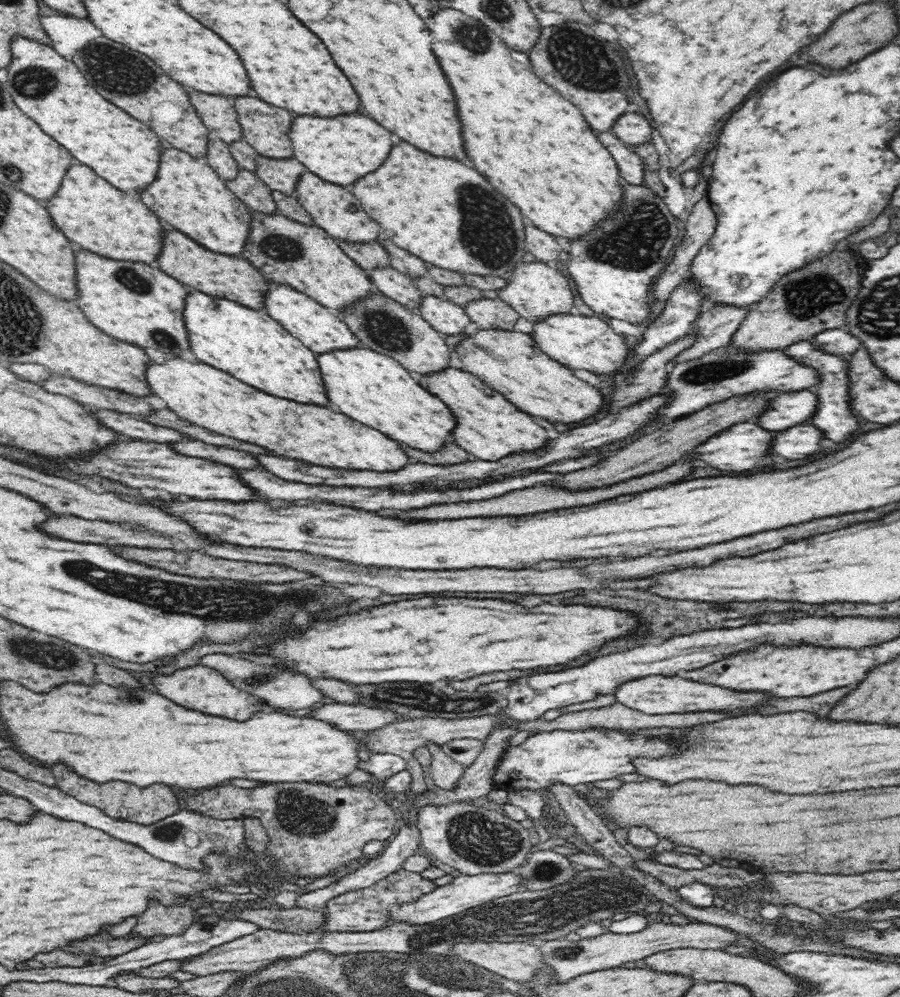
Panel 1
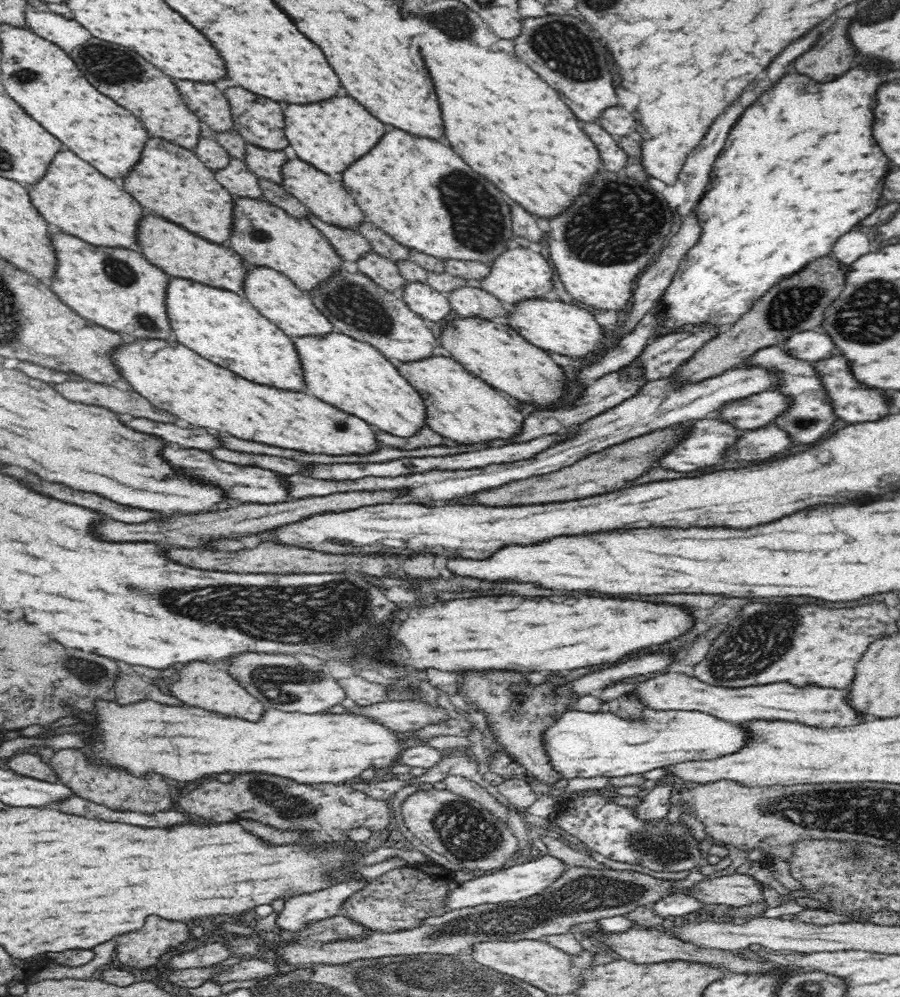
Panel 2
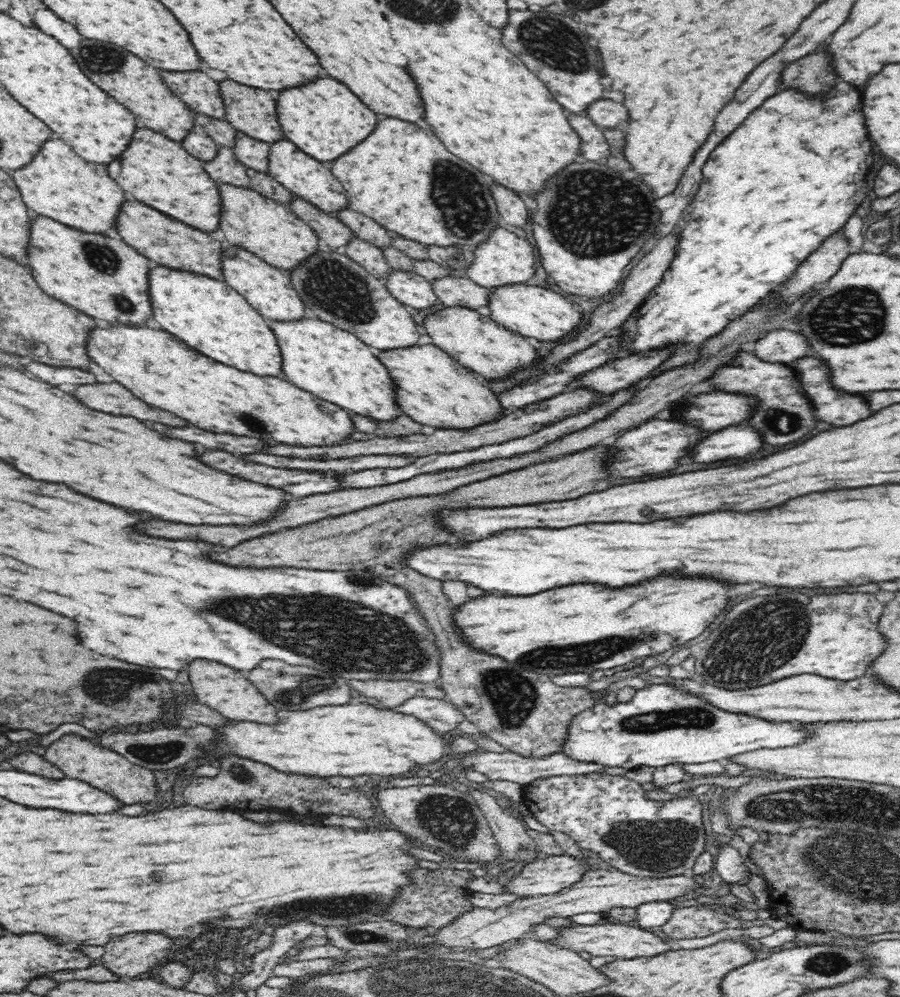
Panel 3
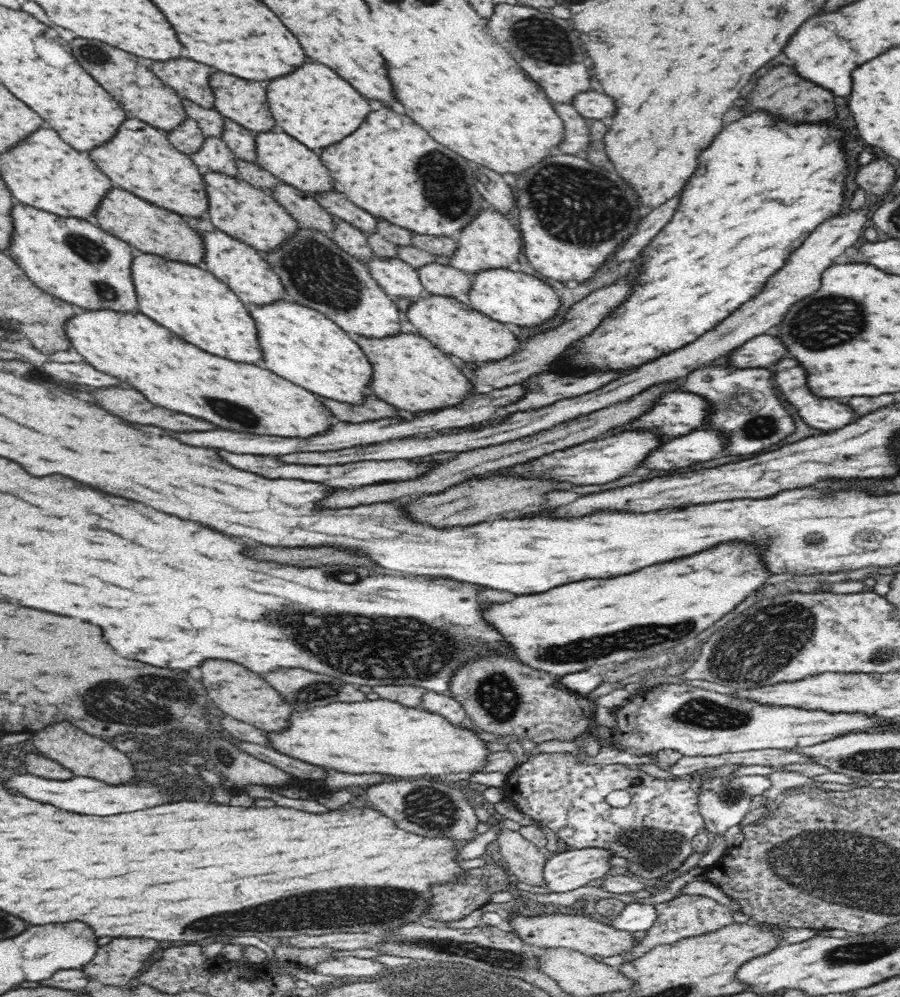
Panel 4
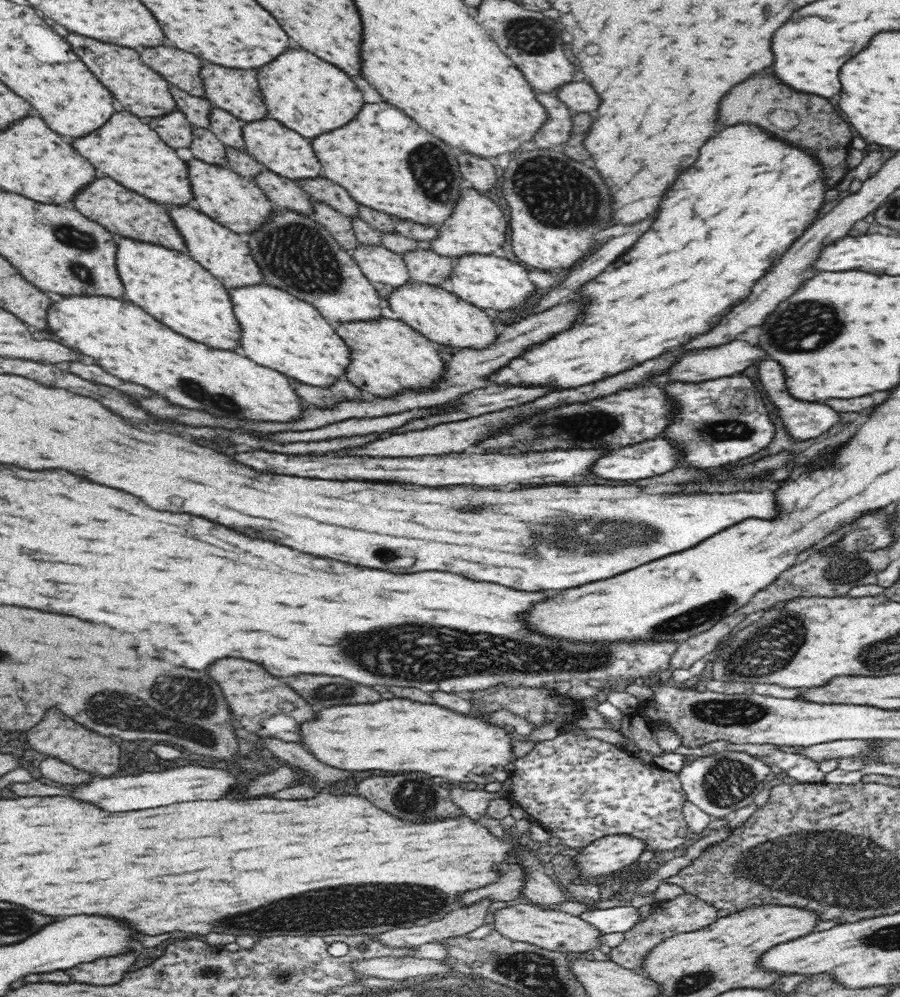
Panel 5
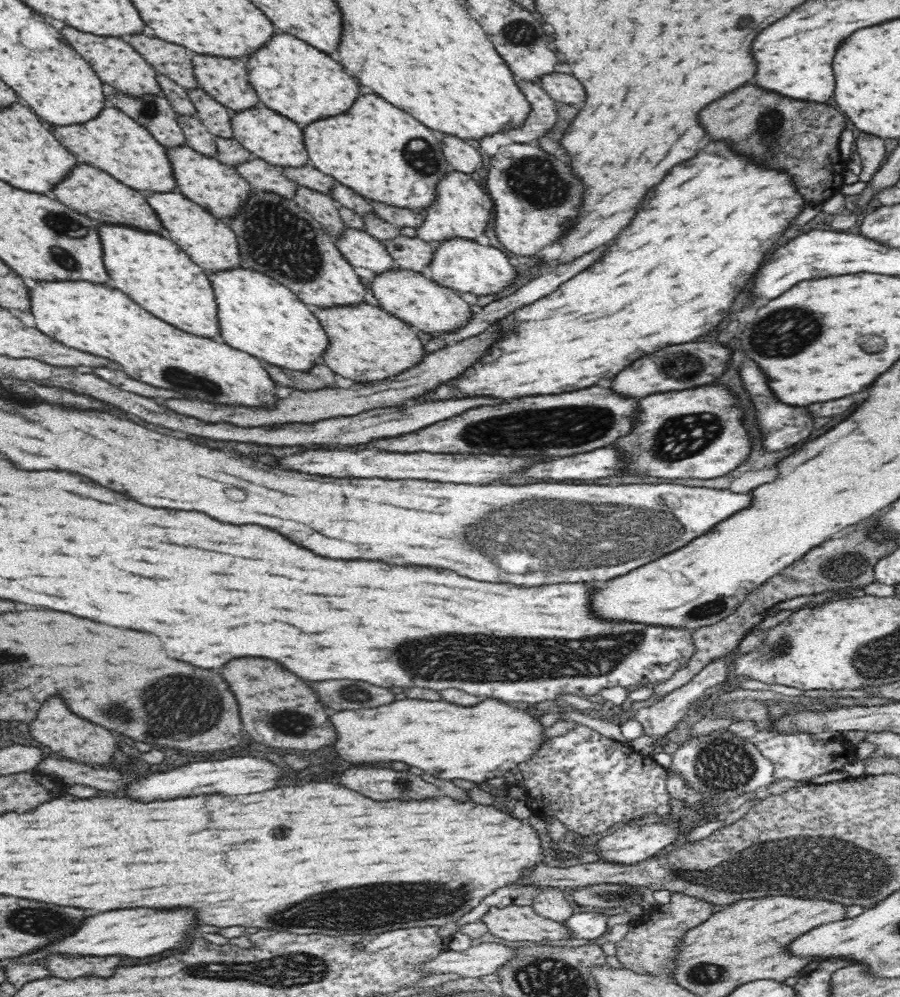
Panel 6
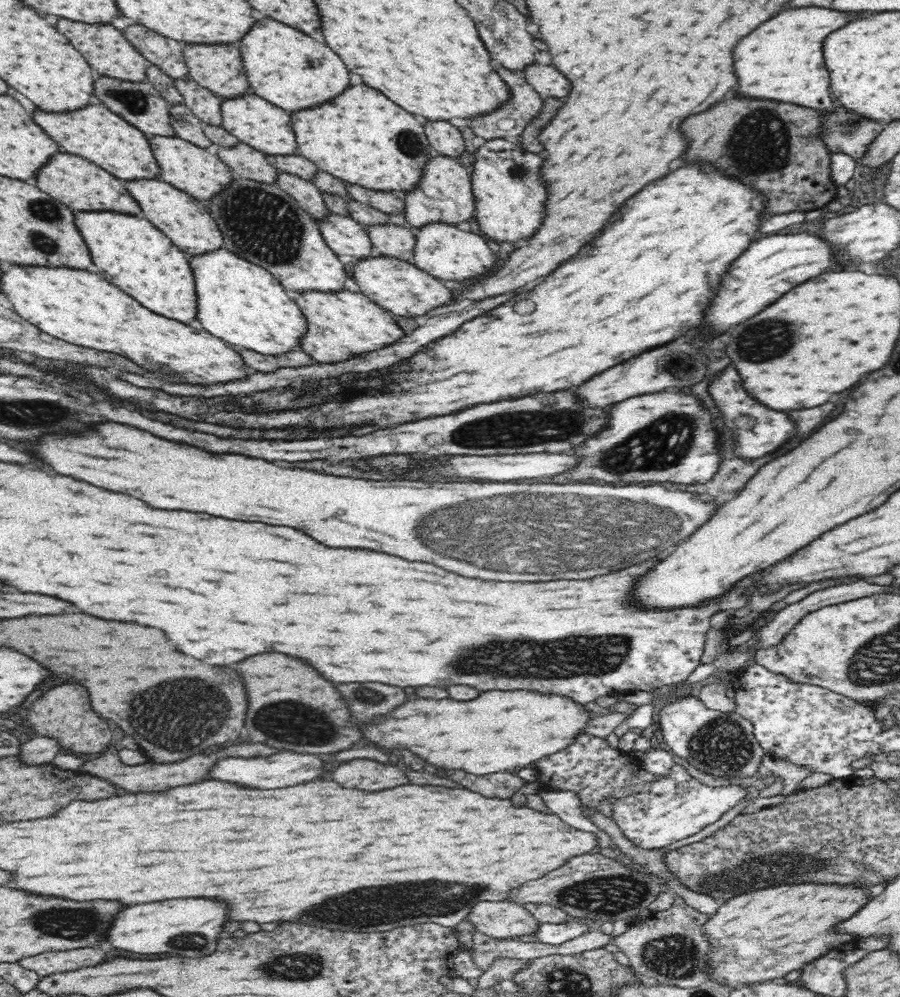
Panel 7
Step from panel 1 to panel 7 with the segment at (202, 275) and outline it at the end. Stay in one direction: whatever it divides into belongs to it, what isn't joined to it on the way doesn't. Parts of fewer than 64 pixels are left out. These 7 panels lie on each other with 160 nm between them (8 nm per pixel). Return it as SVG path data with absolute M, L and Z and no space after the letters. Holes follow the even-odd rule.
M62 151L52 154L42 168L36 170L32 182L42 192L49 194L52 198L59 200L73 211L84 210L113 210L124 214L136 214L143 217L139 202L128 193L123 180L115 177L111 172L104 170L101 166L90 162L86 158L76 154Z

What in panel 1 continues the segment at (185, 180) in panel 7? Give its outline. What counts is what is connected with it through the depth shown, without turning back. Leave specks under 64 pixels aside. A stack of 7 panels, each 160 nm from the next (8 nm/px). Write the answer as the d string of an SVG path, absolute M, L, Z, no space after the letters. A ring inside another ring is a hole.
M250 209L248 238L244 244L238 256L249 260L267 281L289 284L331 311L354 304L376 288L366 271L356 265L336 240L316 224L302 224L280 212Z

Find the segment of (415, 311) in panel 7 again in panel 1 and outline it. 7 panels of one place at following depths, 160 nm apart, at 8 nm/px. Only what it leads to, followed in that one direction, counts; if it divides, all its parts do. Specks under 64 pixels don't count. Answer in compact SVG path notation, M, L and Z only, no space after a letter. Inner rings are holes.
M486 328L463 335L465 337L456 344L456 352L466 371L481 378L529 415L540 416L554 424L568 424L586 420L588 416L594 417L604 408L600 390L577 378L569 367L550 358L538 348L530 334Z

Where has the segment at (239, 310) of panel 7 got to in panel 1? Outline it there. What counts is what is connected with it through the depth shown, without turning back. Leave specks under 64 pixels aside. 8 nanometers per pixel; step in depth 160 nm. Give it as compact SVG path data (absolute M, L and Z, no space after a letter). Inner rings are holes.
M354 346L316 353L316 362L332 410L418 450L432 453L444 442L453 442L450 432L454 428L454 415L450 409L420 386L393 358L370 348Z

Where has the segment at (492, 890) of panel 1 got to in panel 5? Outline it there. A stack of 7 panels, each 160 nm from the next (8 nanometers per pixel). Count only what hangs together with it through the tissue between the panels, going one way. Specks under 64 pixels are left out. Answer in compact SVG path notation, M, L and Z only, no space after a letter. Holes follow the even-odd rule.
M629 834L602 836L602 838L598 838L597 841L591 842L588 846L585 846L582 852L580 851L580 854L575 856L578 866L580 866L580 877L583 882L586 882L586 878L610 875L625 866L638 863L638 859L646 850L646 847L647 842L635 836L630 836Z

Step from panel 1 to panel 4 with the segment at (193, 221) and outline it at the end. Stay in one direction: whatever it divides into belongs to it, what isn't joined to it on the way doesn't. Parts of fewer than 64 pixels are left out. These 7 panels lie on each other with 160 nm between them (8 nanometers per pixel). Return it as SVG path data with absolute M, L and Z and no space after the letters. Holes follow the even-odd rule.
M124 118L110 140L88 153L94 164L112 181L112 186L128 190L172 212L198 219L205 217L208 197L202 174L193 159L169 141L165 130L137 118Z

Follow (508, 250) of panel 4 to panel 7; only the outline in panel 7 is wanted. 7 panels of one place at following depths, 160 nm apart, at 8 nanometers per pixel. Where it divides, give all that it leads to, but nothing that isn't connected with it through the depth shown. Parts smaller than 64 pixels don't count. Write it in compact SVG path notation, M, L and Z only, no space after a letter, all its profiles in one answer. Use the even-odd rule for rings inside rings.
M435 151L426 156L422 174L418 178L418 186L397 194L404 201L405 220L416 228L426 226L430 222L447 222L455 225L474 216L474 193L470 185L467 162Z

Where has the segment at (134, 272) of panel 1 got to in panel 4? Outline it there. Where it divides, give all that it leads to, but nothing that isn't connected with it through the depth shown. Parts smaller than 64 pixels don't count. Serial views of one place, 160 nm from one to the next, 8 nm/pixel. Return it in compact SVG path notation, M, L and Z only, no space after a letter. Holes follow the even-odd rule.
M13 202L10 217L14 228L5 252L38 288L83 309L139 309L130 275L133 249L127 242L102 230L94 221L58 216L20 202Z

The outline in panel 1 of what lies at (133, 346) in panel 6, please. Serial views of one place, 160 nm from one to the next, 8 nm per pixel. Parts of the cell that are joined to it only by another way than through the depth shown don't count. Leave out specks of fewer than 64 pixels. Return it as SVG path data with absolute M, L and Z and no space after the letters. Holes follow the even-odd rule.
M169 356L162 362L153 359L146 364L146 381L152 394L162 398L166 407L188 422L194 422L202 428L215 433L258 444L274 450L278 456L306 460L309 464L328 468L346 468L348 470L398 470L408 464L408 456L402 451L398 441L387 437L383 432L370 428L345 414L332 410L332 407L310 404L309 402L294 402L287 398L278 398L262 392L245 382L239 381L231 374L218 370L202 361L191 362L180 356Z

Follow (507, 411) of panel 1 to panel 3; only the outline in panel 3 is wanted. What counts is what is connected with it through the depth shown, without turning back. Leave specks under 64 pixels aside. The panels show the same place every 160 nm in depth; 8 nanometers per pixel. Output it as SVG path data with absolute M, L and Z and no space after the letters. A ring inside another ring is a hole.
M433 343L390 350L369 346L369 349L388 371L400 410L420 424L438 428L474 428L504 415L490 387Z

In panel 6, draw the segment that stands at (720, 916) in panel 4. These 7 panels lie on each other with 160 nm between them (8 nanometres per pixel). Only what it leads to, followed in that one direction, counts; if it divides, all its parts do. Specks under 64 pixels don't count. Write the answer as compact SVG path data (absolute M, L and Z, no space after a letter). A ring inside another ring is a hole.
M673 893L671 901L664 905L651 907L644 916L631 922L624 939L616 943L617 958L626 969L636 974L660 977L666 981L673 980L673 974L678 968L678 953L684 942L684 936L691 928L702 924L714 913L712 903L706 900Z

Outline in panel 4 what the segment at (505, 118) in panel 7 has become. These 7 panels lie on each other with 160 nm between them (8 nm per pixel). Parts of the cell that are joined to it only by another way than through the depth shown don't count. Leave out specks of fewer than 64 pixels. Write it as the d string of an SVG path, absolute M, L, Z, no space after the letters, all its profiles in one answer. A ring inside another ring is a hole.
M552 102L552 106L564 125L562 142L556 147L564 154L584 154L584 150L588 150L588 142L590 142L588 128L586 128L588 120L576 111L572 104Z

